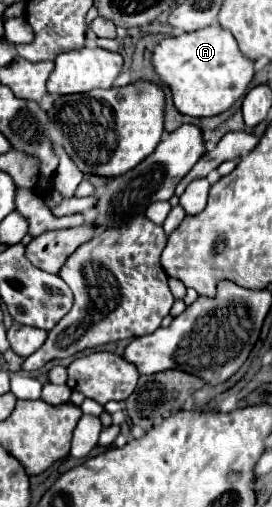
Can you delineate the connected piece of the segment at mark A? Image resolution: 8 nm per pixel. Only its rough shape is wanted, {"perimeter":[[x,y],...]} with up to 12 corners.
{"perimeter":[[221,25],[165,37],[151,63],[175,109],[227,111],[253,79]]}

